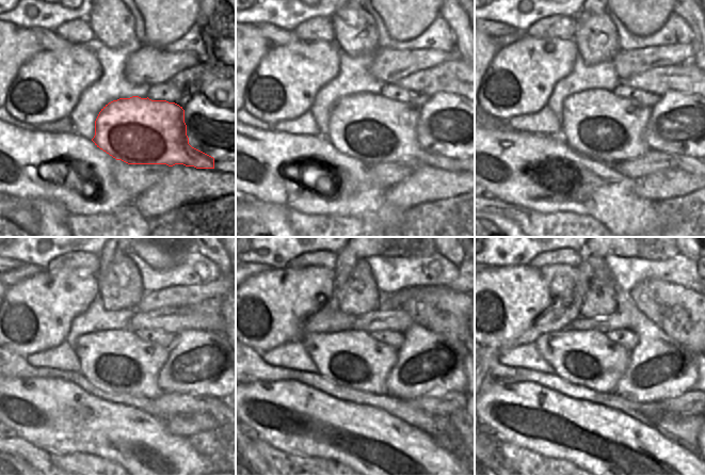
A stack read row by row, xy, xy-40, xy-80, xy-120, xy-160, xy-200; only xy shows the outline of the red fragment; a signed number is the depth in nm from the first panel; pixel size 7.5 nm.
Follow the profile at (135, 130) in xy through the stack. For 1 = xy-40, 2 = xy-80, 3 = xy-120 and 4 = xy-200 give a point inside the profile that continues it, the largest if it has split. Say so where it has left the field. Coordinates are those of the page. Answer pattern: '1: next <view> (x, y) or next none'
1: next xy-40 (369, 127)
2: next xy-80 (596, 123)
3: next xy-120 (117, 360)
4: next xy-200 (589, 359)

